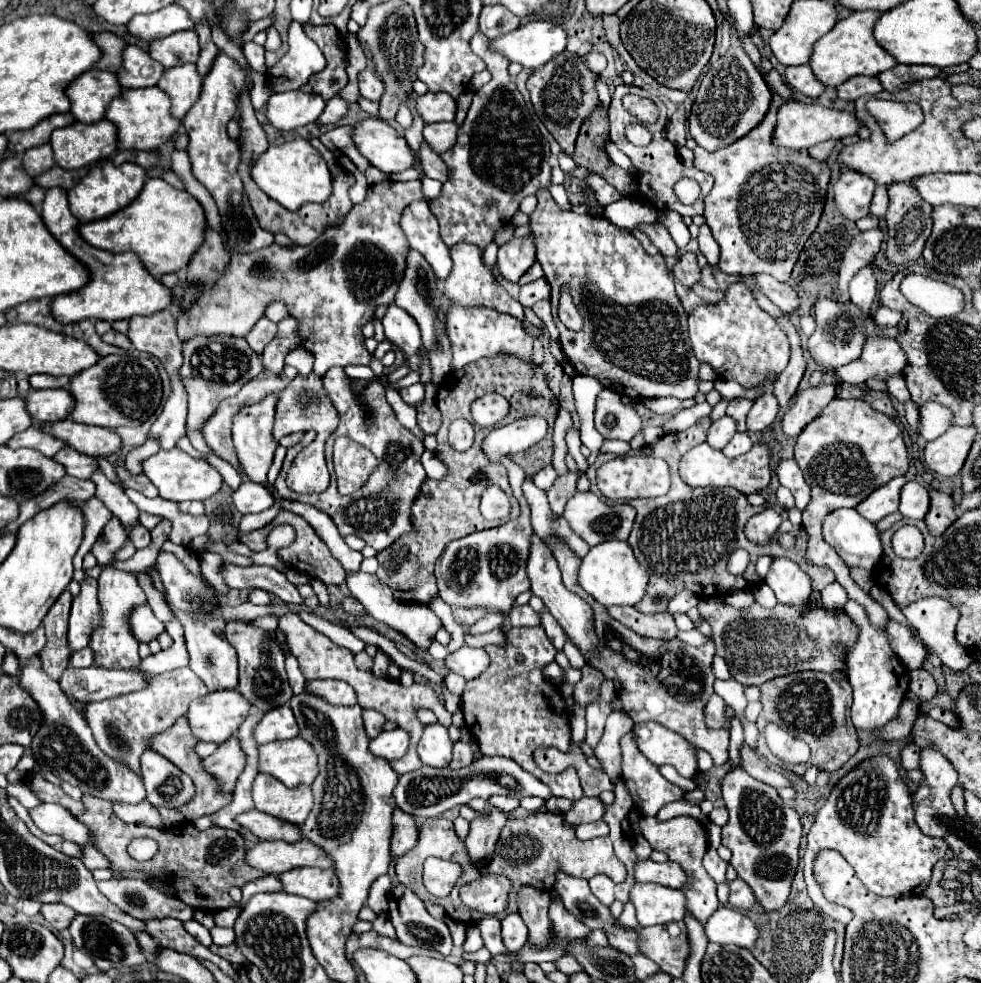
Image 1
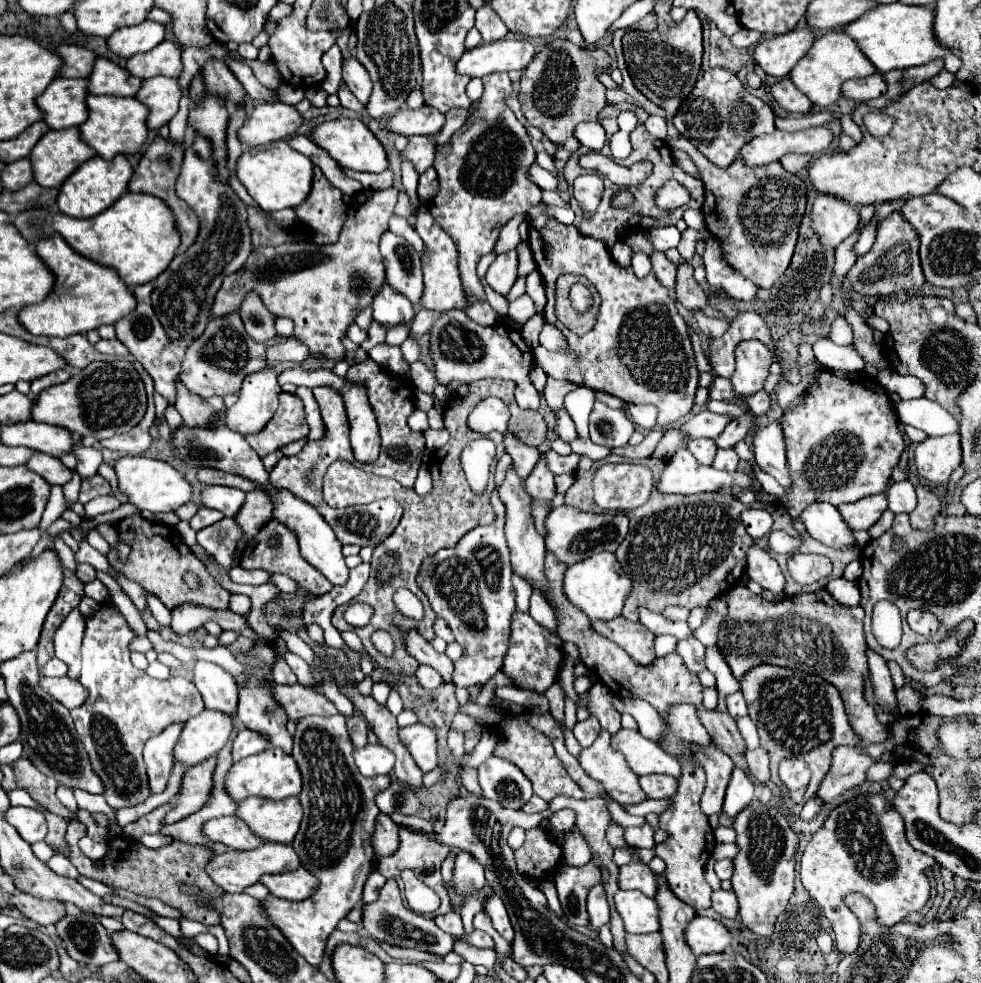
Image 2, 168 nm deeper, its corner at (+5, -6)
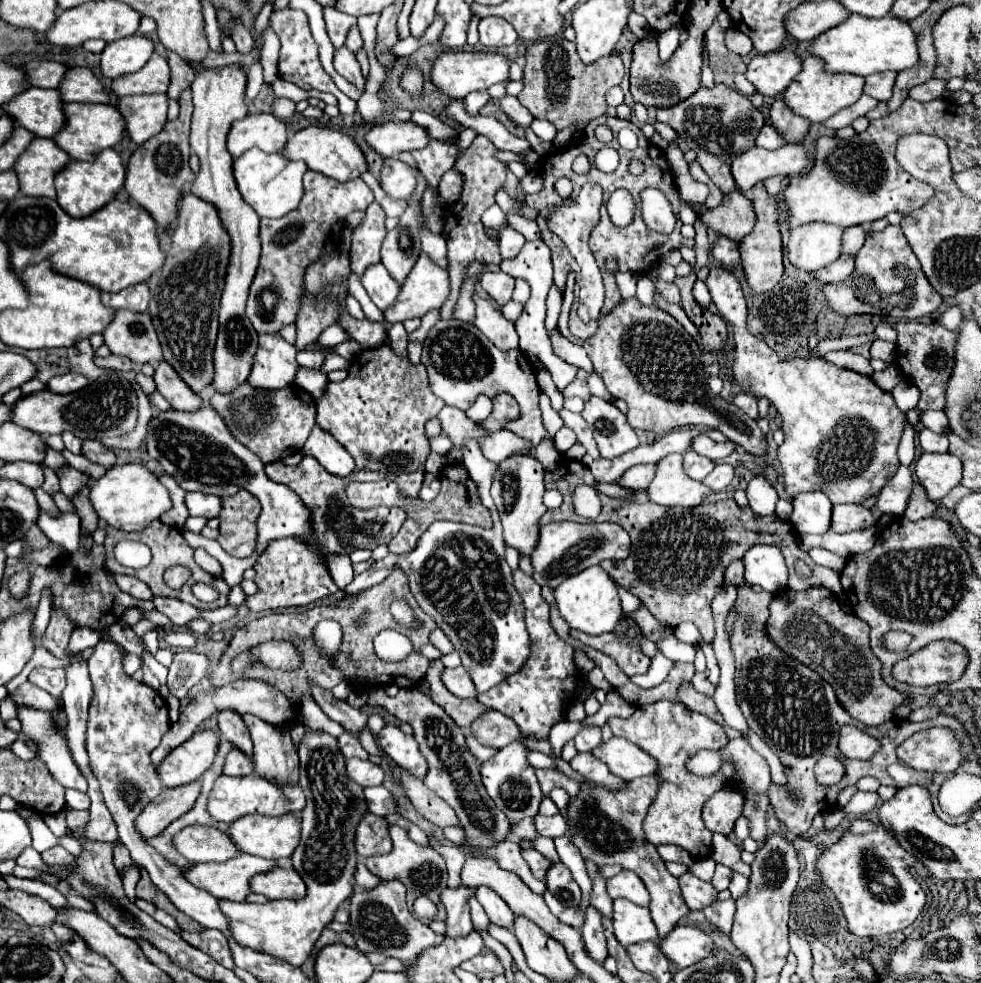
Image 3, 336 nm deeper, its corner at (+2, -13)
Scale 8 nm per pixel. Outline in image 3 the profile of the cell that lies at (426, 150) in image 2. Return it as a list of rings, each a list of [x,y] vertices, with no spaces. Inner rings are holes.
[[[387,159],[381,169],[379,185],[391,199],[409,199],[417,185],[417,173],[399,159]]]

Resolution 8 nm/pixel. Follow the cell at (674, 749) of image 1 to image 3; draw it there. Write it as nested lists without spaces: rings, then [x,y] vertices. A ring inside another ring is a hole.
[[[621,737],[599,743],[599,747],[595,747],[595,751],[591,753],[601,759],[609,767],[609,771],[615,773],[615,777],[625,781],[657,773],[655,759]]]

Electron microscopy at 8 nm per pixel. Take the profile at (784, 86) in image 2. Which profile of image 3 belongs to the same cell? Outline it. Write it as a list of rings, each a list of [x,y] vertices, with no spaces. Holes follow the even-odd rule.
[[[777,99],[771,107],[769,113],[769,123],[771,127],[775,127],[787,143],[801,143],[805,139],[805,135],[809,133],[809,125],[807,119],[795,115],[785,103],[783,99]]]

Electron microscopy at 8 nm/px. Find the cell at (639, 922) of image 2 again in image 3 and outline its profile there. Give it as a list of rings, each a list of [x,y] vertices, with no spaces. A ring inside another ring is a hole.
[[[627,899],[613,901],[613,933],[615,939],[627,947],[639,941],[655,941],[657,927],[647,907],[639,907]]]

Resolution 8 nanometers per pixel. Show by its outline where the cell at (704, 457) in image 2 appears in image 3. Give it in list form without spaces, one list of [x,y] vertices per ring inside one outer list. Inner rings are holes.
[[[687,451],[687,453],[683,455],[683,471],[687,471],[687,475],[689,475],[691,479],[701,481],[705,475],[711,473],[713,467],[715,467],[715,463],[713,463],[711,459],[701,457],[701,455],[693,453],[693,451]]]

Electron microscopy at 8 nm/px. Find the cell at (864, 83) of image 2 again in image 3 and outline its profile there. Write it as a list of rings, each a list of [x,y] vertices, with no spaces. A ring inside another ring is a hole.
[[[883,71],[883,73],[869,75],[865,79],[865,93],[875,97],[877,101],[889,101],[891,93],[893,93],[895,77],[897,77],[897,73],[893,73],[893,71]]]

